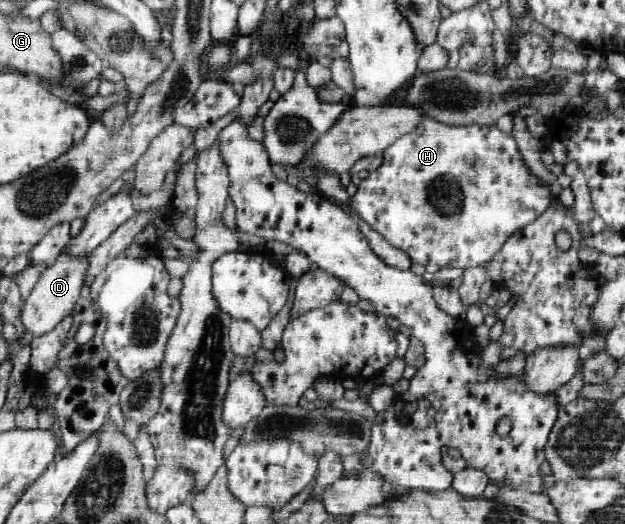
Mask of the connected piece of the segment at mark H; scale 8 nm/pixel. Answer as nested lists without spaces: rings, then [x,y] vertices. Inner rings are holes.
[[[425,118],[416,131],[401,137],[401,140],[385,149],[383,153],[383,165],[375,171],[369,172],[369,175],[361,180],[357,193],[352,198],[352,203],[346,210],[349,215],[361,212],[361,216],[371,224],[371,228],[381,233],[393,247],[398,247],[402,252],[405,252],[410,257],[412,263],[421,263],[421,265],[425,266],[429,265],[429,263],[435,263],[440,268],[461,267],[461,269],[467,269],[473,266],[483,266],[488,261],[491,261],[510,235],[521,229],[522,225],[531,224],[545,209],[549,208],[554,197],[553,193],[551,193],[552,187],[550,181],[546,177],[545,181],[543,181],[543,177],[541,179],[541,176],[532,172],[532,169],[525,163],[525,158],[521,154],[516,139],[509,133],[500,131],[495,124],[449,126],[430,118]]]

